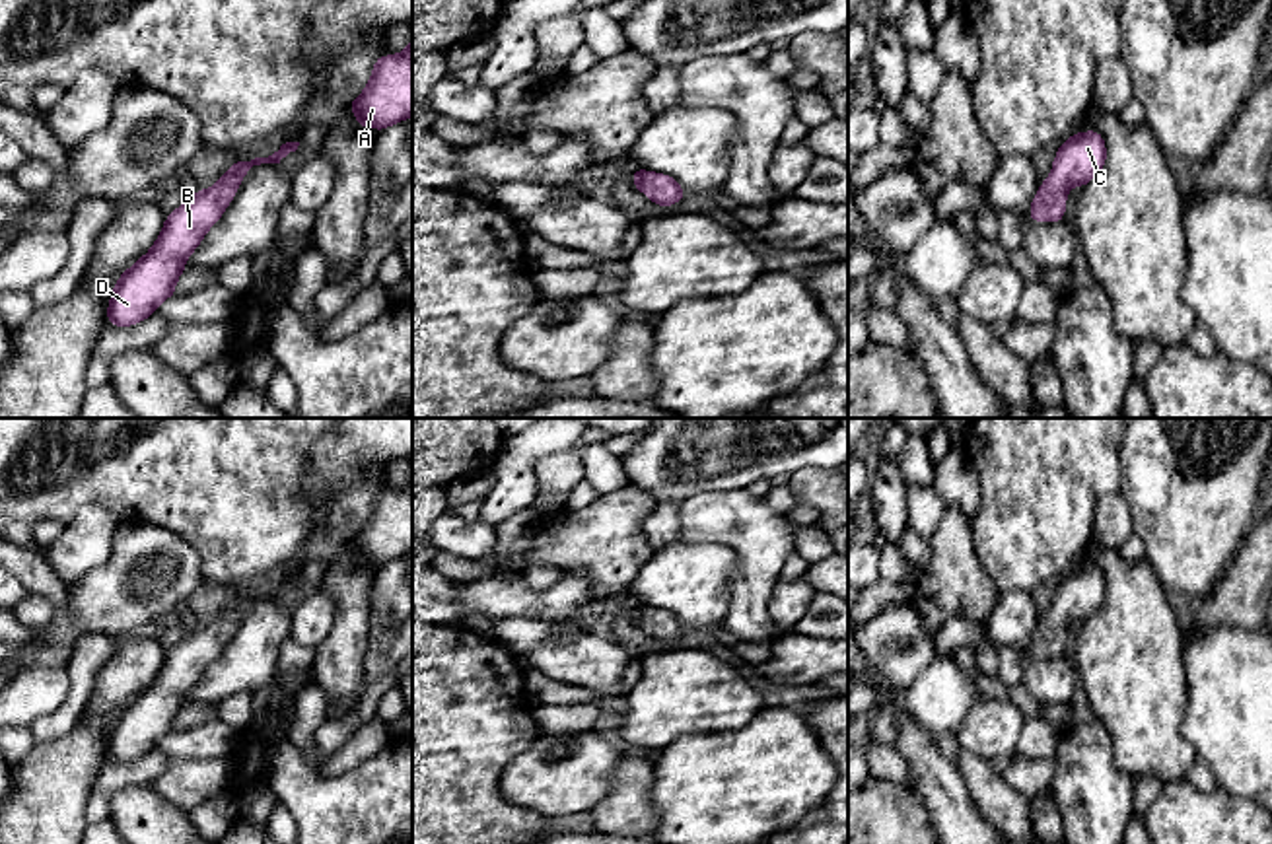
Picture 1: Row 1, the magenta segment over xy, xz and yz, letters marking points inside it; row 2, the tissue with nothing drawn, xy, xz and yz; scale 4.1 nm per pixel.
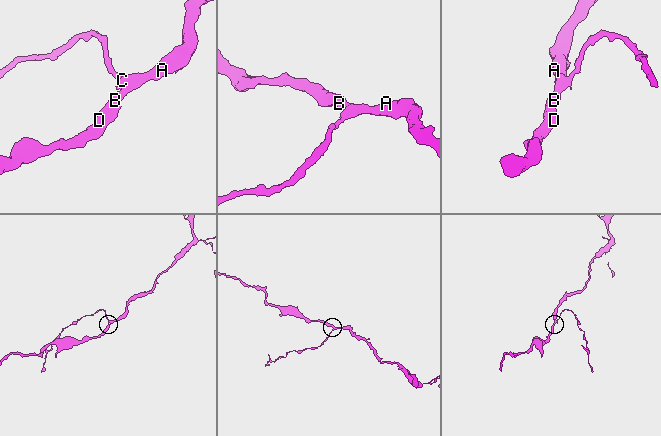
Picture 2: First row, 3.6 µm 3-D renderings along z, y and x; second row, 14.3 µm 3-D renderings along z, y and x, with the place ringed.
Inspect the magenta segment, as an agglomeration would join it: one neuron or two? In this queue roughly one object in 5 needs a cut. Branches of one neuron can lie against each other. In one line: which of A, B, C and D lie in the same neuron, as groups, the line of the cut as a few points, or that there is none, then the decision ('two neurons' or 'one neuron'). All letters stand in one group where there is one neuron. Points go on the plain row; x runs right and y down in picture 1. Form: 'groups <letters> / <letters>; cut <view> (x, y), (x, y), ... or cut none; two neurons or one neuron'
groups A B C D; cut none; one neuron

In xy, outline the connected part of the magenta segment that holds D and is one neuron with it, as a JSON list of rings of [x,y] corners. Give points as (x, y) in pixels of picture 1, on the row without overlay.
[[[282,576],[276,589],[251,597],[233,595],[235,601],[214,622],[196,626],[171,648],[152,685],[117,716],[107,743],[107,756],[115,762],[136,760],[154,751],[163,735],[173,733],[179,710],[187,704],[187,692],[194,688],[206,667],[222,653],[243,611],[253,601],[280,599],[298,581],[300,578]]]

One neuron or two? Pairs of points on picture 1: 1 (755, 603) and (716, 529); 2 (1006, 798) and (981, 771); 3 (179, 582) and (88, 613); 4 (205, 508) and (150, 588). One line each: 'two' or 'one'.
1: one
2: one
3: one
4: two

